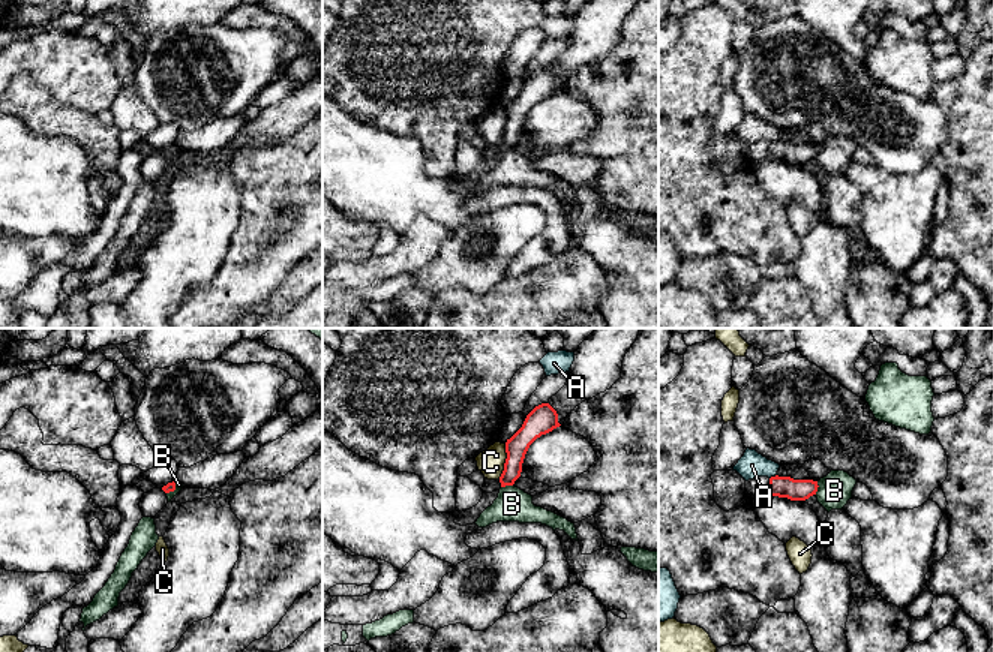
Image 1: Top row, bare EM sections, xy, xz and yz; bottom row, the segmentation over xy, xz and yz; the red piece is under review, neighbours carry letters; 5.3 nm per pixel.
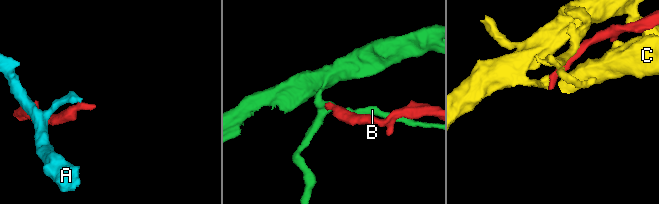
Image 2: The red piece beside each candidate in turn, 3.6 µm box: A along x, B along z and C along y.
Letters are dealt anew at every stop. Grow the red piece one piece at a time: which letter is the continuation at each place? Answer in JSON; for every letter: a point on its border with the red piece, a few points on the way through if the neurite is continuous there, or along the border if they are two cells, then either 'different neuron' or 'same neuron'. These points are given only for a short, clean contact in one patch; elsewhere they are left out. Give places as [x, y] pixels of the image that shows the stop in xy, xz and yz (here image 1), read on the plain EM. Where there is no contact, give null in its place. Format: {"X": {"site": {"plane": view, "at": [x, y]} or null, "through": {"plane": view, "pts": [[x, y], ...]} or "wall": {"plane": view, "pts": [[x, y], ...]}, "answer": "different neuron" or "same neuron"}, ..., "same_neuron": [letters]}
{"A": {"site": {"plane": "yz", "at": [773, 141]}, "wall": {"plane": "yz", "pts": [[776, 140], [770, 143]]}, "answer": "different neuron"}, "B": {"site": {"plane": "yz", "at": [818, 150]}, "wall": {"plane": "yz", "pts": [[818, 146], [815, 158]]}, "answer": "different neuron"}, "C": {"site": {"plane": "xz", "at": [506, 125]}, "wall": {"plane": "xz", "pts": [[506, 108], [504, 134], [498, 141]]}, "answer": "different neuron"}, "same_neuron": []}

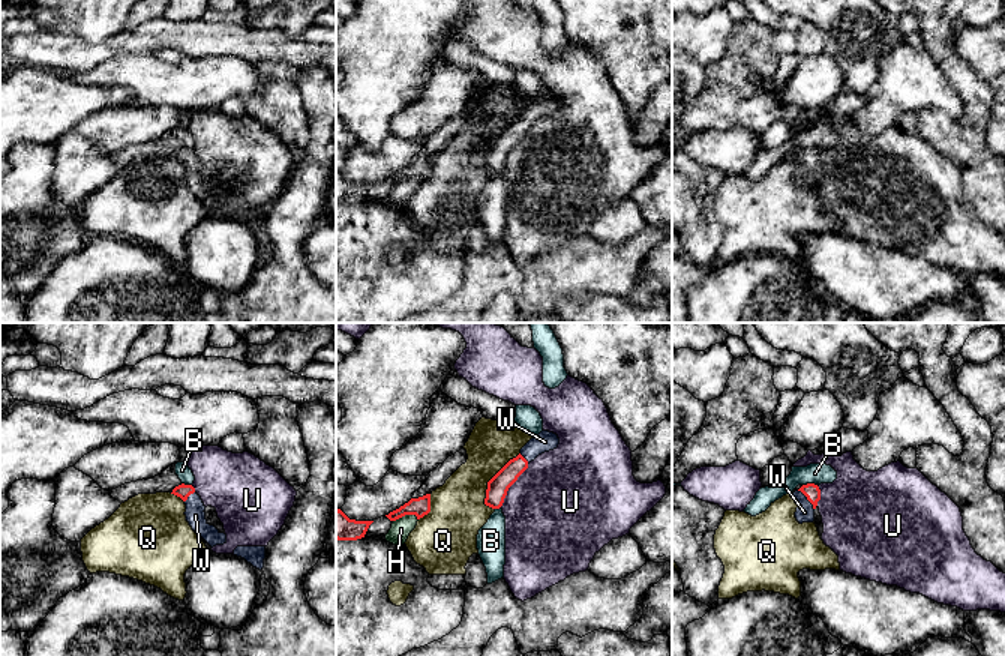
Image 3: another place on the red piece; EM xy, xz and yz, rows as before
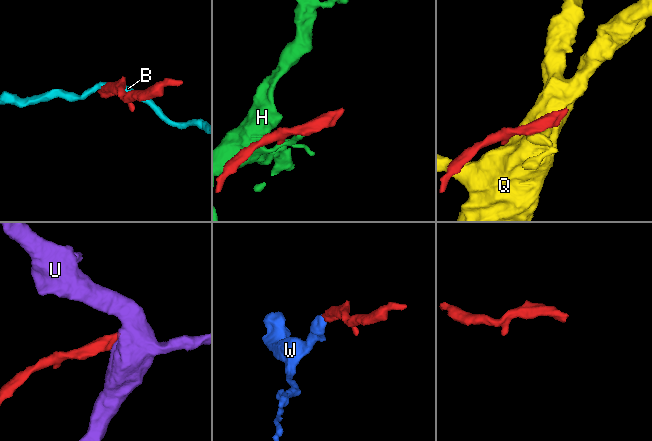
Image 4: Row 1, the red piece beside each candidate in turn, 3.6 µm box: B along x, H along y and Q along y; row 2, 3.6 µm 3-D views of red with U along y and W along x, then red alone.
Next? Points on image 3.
{"B": {"site": {"plane": "yz", "at": [809, 147]}, "wall": {"plane": "yz", "pts": [[816, 147], [803, 149]]}, "answer": "different neuron"}, "H": {"site": {"plane": "xz", "at": [405, 177]}, "wall": {"plane": "xz", "pts": [[417, 180], [402, 179], [393, 185]]}, "answer": "different neuron"}, "Q": {"site": {"plane": "xz", "at": [491, 143]}, "answer": "different neuron"}, "U": {"site": {"plane": "xz", "at": [512, 147]}, "wall": {"plane": "xz", "pts": [[528, 128], [509, 152], [500, 170]]}, "answer": "different neuron"}, "W": {"site": {"plane": "yz", "at": [807, 162]}, "through": {"plane": "yz", "pts": [[812, 155], [807, 162], [804, 176]]}, "answer": "same neuron"}, "same_neuron": ["W"]}

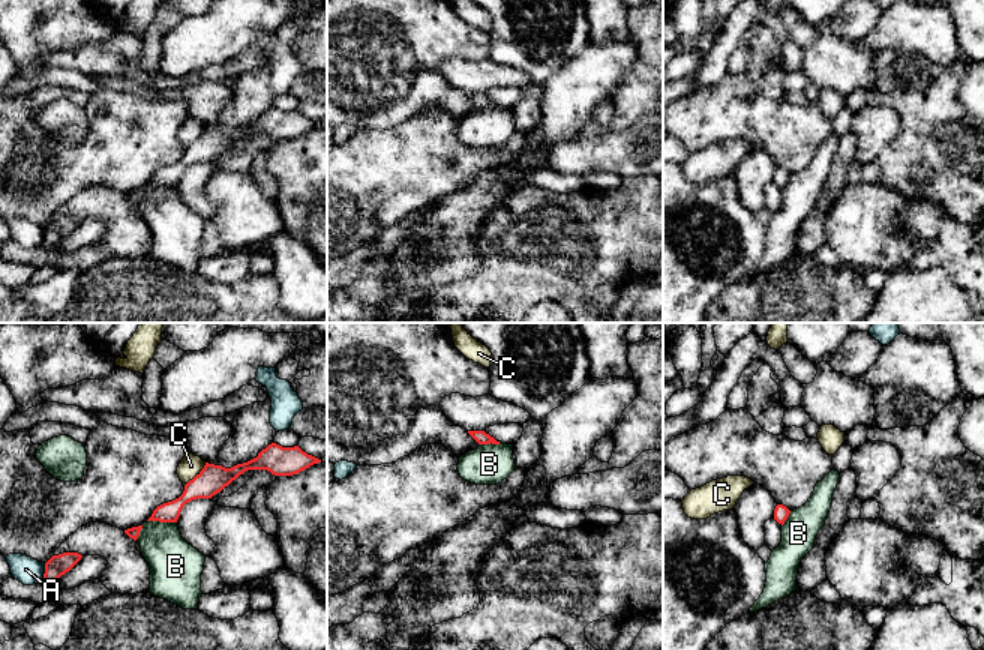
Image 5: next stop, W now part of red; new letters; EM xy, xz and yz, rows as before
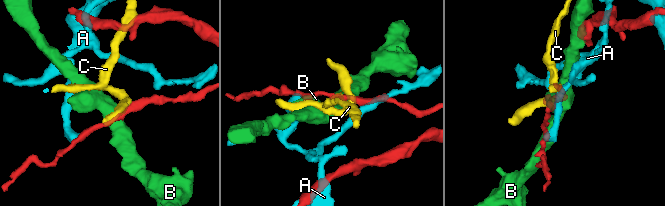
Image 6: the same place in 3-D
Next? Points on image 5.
{"A": {"site": {"plane": "xy", "at": [45, 236]}, "wall": {"plane": "xy", "pts": [[45, 227], [45, 236], [39, 245]]}, "answer": "different neuron"}, "B": {"site": {"plane": "xy", "at": [162, 185]}, "wall": {"plane": "xy", "pts": [[147, 183], [176, 186]]}, "answer": "different neuron"}, "C": {"site": {"plane": "xy", "at": [197, 138]}, "wall": {"plane": "xy", "pts": [[206, 126], [186, 147]]}, "answer": "different neuron"}, "same_neuron": []}

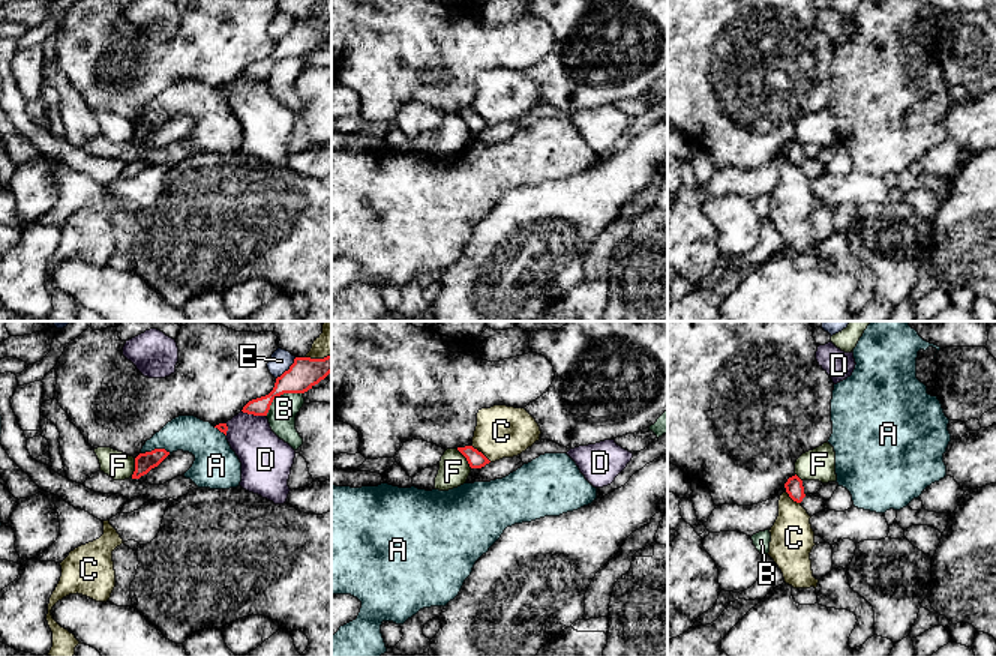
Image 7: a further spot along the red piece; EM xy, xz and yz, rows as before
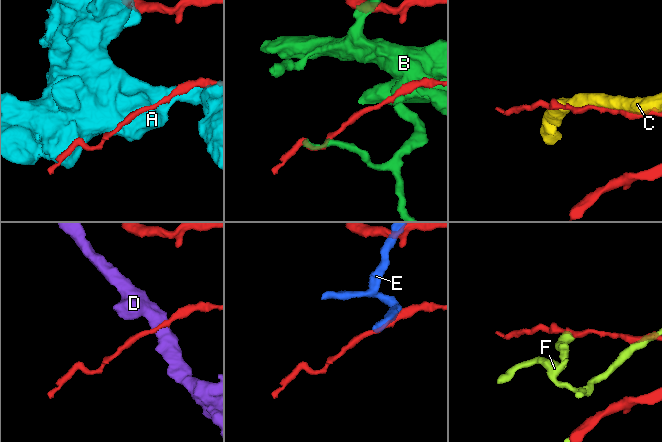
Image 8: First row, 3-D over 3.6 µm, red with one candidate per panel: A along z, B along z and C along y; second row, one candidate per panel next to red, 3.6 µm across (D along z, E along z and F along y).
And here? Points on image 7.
{"A": {"site": {"plane": "xy", "at": [155, 113]}, "answer": "different neuron"}, "B": {"site": {"plane": "xy", "at": [279, 59]}, "answer": "different neuron"}, "C": {"site": {"plane": "xz", "at": [480, 116]}, "answer": "different neuron"}, "D": {"site": {"plane": "xy", "at": [254, 78]}, "wall": {"plane": "xy", "pts": [[242, 74], [264, 80]]}, "answer": "different neuron"}, "E": {"site": {"plane": "xy", "at": [288, 33]}, "wall": {"plane": "xy", "pts": [[296, 21], [276, 42]]}, "answer": "different neuron"}, "F": {"site": {"plane": "xy", "at": [135, 131]}, "wall": {"plane": "xy", "pts": [[135, 122], [135, 134], [131, 140]]}, "answer": "different neuron"}, "same_neuron": []}

